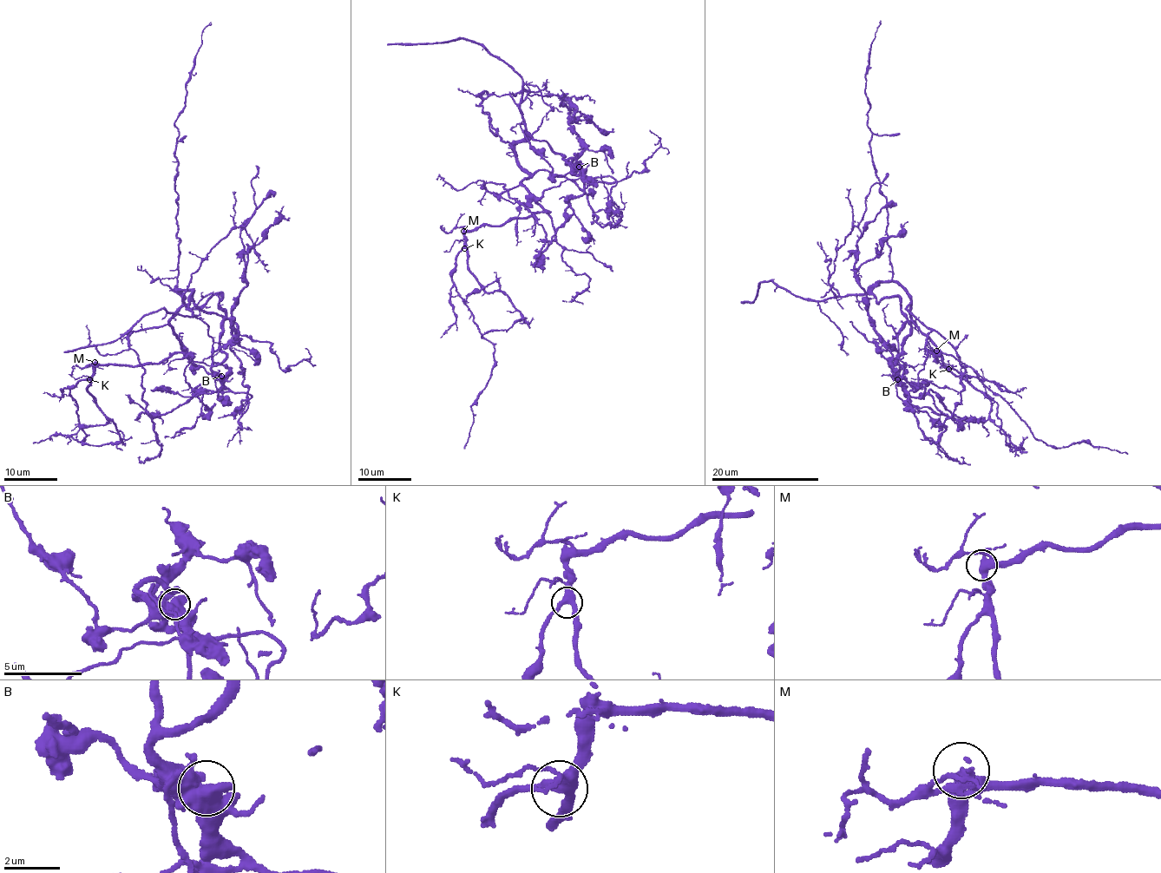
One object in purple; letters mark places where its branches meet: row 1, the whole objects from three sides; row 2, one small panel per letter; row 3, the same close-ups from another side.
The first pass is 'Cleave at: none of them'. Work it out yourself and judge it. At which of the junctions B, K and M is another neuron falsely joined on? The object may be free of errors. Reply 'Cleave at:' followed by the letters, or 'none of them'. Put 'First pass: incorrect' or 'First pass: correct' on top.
First pass: correct
Cleave at: none of them

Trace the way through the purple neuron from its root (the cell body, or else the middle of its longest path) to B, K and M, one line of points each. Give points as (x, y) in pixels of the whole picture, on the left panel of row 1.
B: (170, 321), (181, 305), (175, 287), (190, 290), (198, 305), (220, 295), (223, 331), (211, 368), (221, 377)
K: (170, 321), (173, 333), (182, 344), (181, 351), (173, 351), (157, 363), (95, 364), (95, 374), (89, 379)
M: (170, 321), (173, 333), (182, 344), (181, 351), (173, 351), (157, 363), (136, 366), (97, 364), (95, 362)

